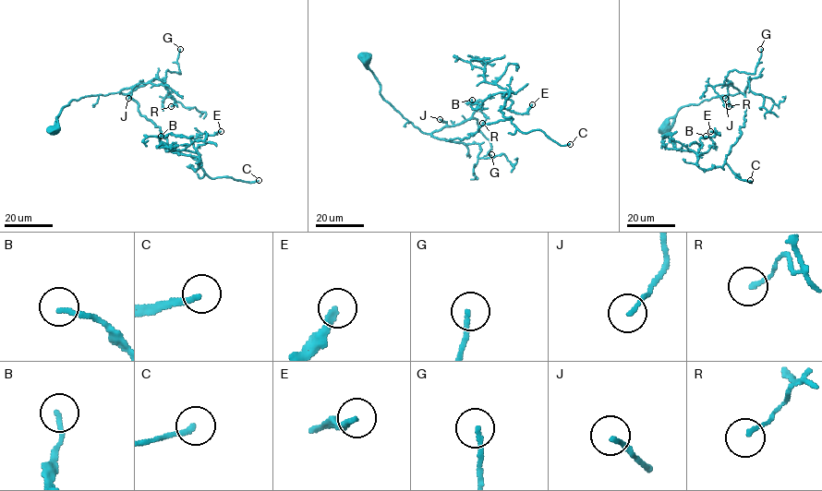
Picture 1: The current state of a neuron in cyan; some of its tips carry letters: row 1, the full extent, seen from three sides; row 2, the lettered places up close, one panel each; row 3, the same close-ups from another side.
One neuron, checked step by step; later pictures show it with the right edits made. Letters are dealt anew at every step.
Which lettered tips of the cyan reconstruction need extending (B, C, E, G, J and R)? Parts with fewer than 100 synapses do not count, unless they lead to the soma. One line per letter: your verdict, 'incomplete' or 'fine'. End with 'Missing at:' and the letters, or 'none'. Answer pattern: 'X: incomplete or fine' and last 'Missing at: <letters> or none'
B: fine
C: incomplete
E: fine
G: fine
J: fine
R: fine
Missing at: C

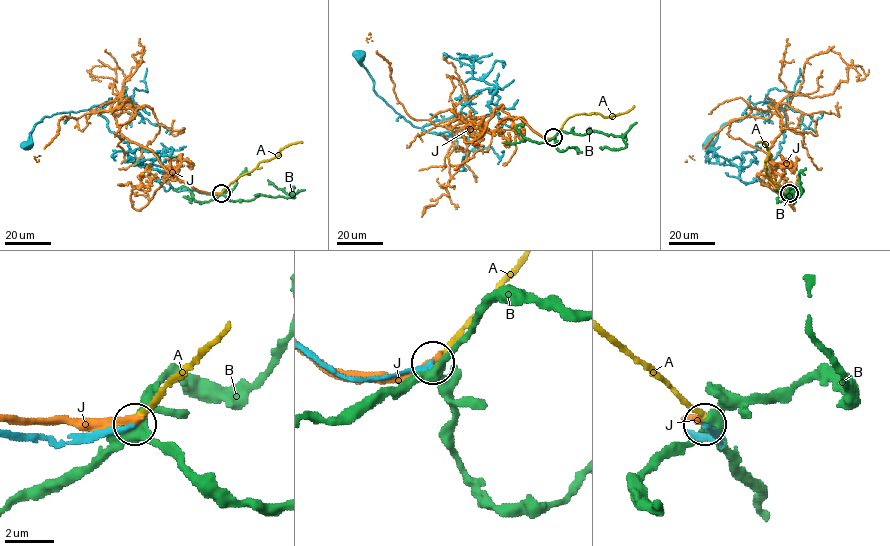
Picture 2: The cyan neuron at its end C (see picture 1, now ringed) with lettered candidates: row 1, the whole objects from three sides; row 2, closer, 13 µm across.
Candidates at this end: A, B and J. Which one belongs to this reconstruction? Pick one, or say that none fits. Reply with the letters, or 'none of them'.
none of them

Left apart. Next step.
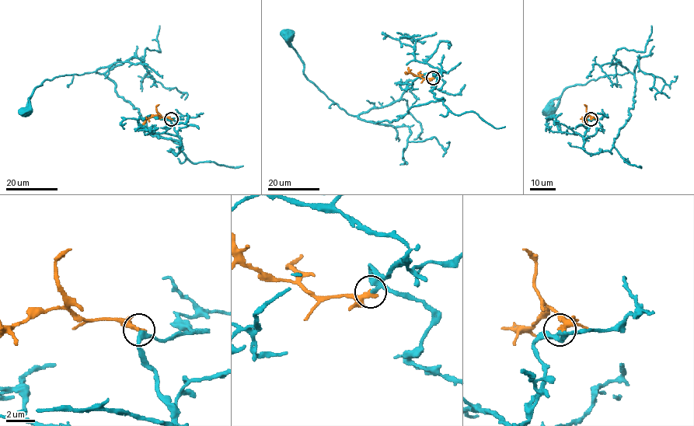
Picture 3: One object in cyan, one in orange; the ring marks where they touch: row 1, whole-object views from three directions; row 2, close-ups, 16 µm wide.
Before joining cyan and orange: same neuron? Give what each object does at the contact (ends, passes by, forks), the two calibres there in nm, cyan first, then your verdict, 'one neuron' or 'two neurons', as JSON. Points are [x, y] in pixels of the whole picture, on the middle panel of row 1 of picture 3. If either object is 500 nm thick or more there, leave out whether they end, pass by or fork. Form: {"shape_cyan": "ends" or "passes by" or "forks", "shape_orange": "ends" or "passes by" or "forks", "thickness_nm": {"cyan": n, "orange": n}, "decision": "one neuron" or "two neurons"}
{"shape_cyan": "passes by", "shape_orange": "ends", "thickness_nm": {"cyan": 180, "orange": 360}, "decision": "one neuron"}

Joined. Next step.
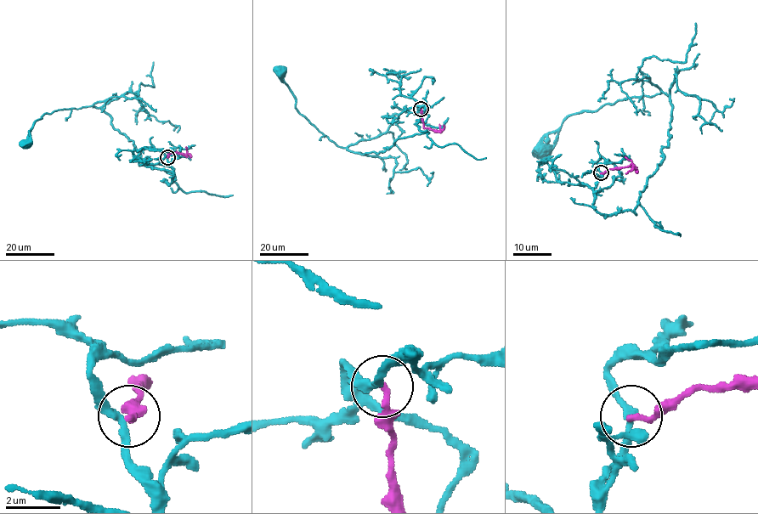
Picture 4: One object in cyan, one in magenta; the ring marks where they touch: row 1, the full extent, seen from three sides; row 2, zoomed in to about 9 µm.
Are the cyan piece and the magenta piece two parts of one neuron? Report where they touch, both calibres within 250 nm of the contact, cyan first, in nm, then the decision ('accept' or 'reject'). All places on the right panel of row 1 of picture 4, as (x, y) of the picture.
(601, 172) | 280/240 nm | reject

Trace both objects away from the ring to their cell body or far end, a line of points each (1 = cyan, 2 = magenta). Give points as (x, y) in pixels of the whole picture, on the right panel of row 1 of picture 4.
1: (601, 173), (593, 207), (636, 214), (668, 146), (667, 93), (569, 115), (542, 154)
2: (601, 173), (630, 166), (635, 168), (624, 156)

